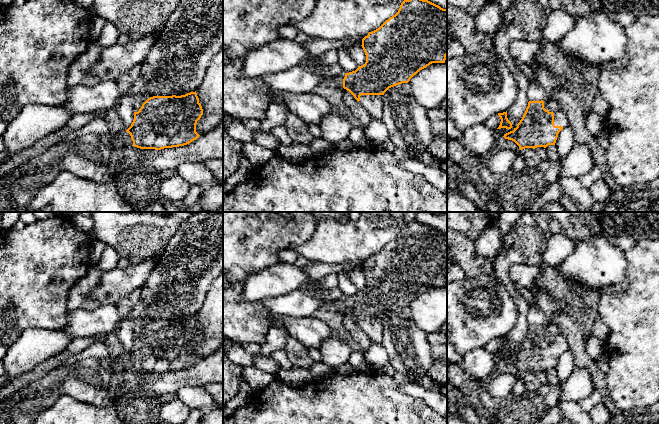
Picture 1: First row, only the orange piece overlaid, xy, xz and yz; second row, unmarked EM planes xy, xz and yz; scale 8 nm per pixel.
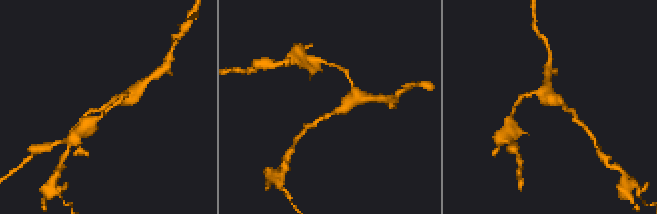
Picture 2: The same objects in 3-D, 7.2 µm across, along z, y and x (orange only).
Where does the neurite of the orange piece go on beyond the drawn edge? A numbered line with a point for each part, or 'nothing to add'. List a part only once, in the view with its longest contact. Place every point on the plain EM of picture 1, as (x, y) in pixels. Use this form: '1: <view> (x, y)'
1: yz (560, 342)

